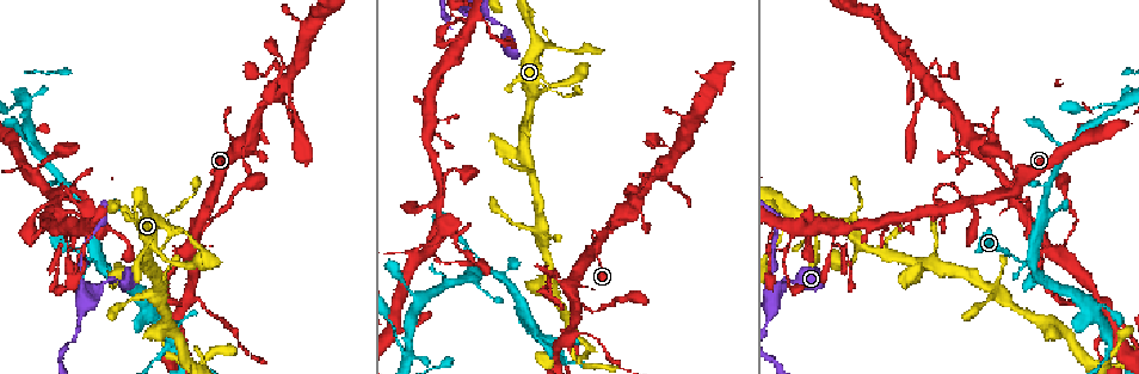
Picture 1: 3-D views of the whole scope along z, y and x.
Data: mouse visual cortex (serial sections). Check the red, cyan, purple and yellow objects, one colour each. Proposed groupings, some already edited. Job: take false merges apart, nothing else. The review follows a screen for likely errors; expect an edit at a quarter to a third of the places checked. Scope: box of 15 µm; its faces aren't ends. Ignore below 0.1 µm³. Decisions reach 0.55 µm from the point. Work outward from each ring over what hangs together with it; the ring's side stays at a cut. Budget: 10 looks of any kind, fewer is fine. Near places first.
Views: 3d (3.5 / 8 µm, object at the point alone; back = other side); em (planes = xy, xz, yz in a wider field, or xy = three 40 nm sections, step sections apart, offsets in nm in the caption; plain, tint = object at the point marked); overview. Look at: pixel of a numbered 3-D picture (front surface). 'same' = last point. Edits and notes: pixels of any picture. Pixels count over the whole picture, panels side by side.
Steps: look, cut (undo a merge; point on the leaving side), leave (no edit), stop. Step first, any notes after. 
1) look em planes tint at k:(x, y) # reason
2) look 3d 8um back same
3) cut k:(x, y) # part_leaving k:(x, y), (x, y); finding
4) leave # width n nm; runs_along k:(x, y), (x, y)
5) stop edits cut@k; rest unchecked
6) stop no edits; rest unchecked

look 3d 3.5um at 1:(1031, 264) # thin arm on a thick one

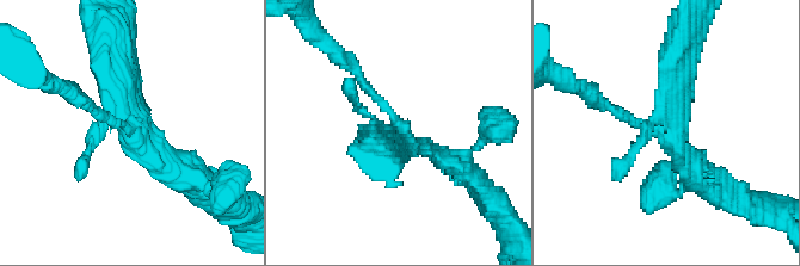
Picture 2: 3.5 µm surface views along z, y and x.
look em planes tint at 2:(661, 127) # need the tissue

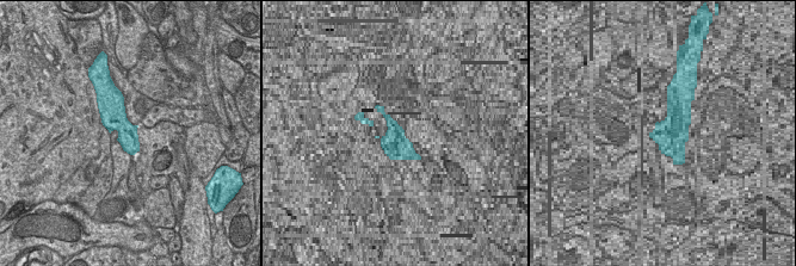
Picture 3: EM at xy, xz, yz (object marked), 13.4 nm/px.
leave # runs_along 2:(604, 104), (663, 125), (684, 53); all the same cell

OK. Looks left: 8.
look 3d 8um at 1:(1096, 295) # three arms meet

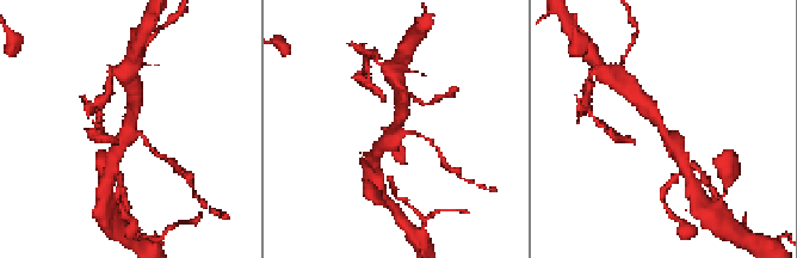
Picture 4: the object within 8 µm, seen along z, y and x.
look 3d 3.5um at 4:(662, 131)

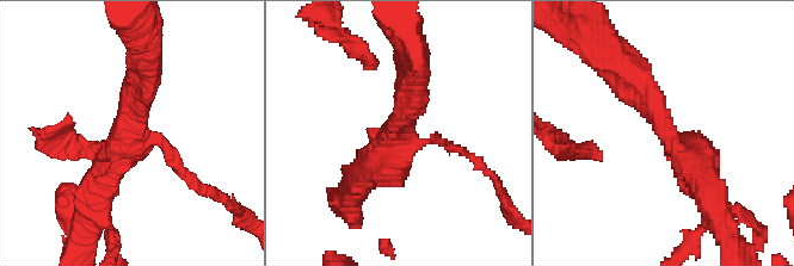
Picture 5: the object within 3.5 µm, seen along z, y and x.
leave # runs_along 5:(622, 67), (657, 106), (708, 191); all the same cell

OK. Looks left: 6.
look 3d 8um at 1:(177, 253) # narrows sharply

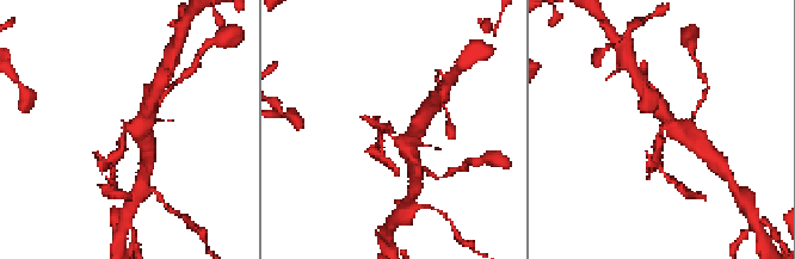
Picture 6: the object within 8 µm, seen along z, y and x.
look 3d 3.5um at 6:(390, 134)

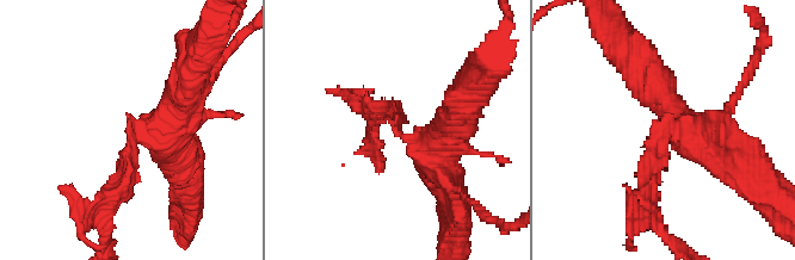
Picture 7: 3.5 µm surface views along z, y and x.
look em xy step 1 tint at 7:(396, 128) # arm_widths 200, 400 nm

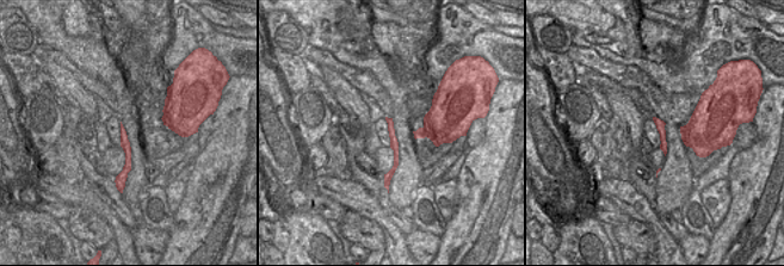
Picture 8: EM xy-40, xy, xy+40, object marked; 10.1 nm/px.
leave # runs_along 8:(389, 121), (395, 166), (387, 183); continuous, no second cell

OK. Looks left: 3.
look 3d 3.5um at 1:(935, 89) # abrupt turn

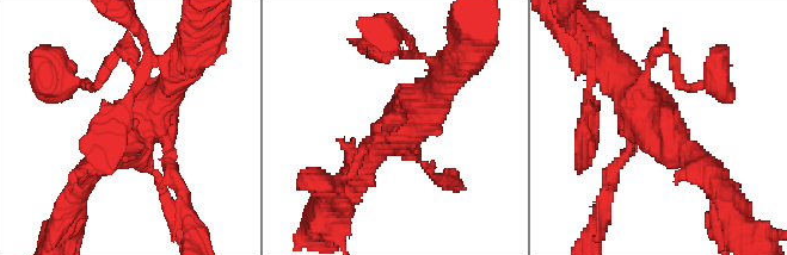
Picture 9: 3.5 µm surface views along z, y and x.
look em xy step 2 tint at 9:(404, 125) # arms 4; arm_widths 150, 200, 300, 450 nm; shape alone is not enough

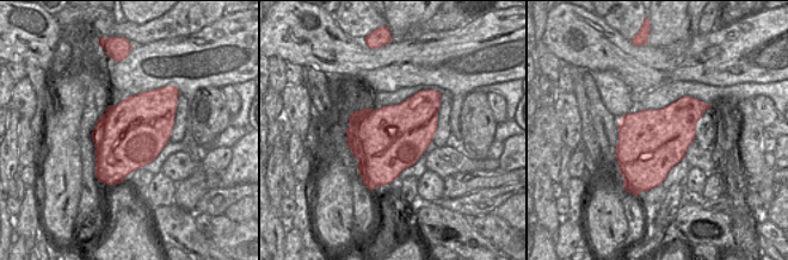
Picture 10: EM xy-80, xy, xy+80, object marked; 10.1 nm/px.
leave # all the same cell

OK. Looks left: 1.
stop no edits; rest unchecked

